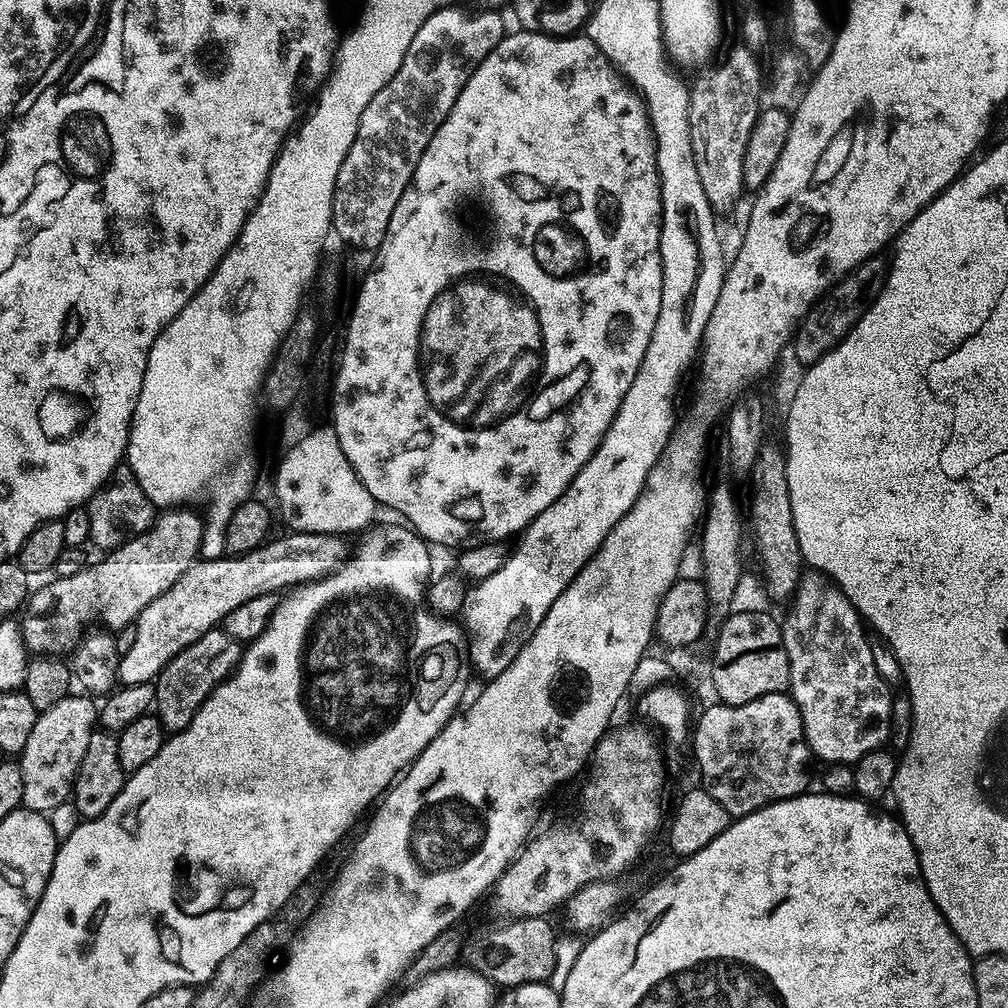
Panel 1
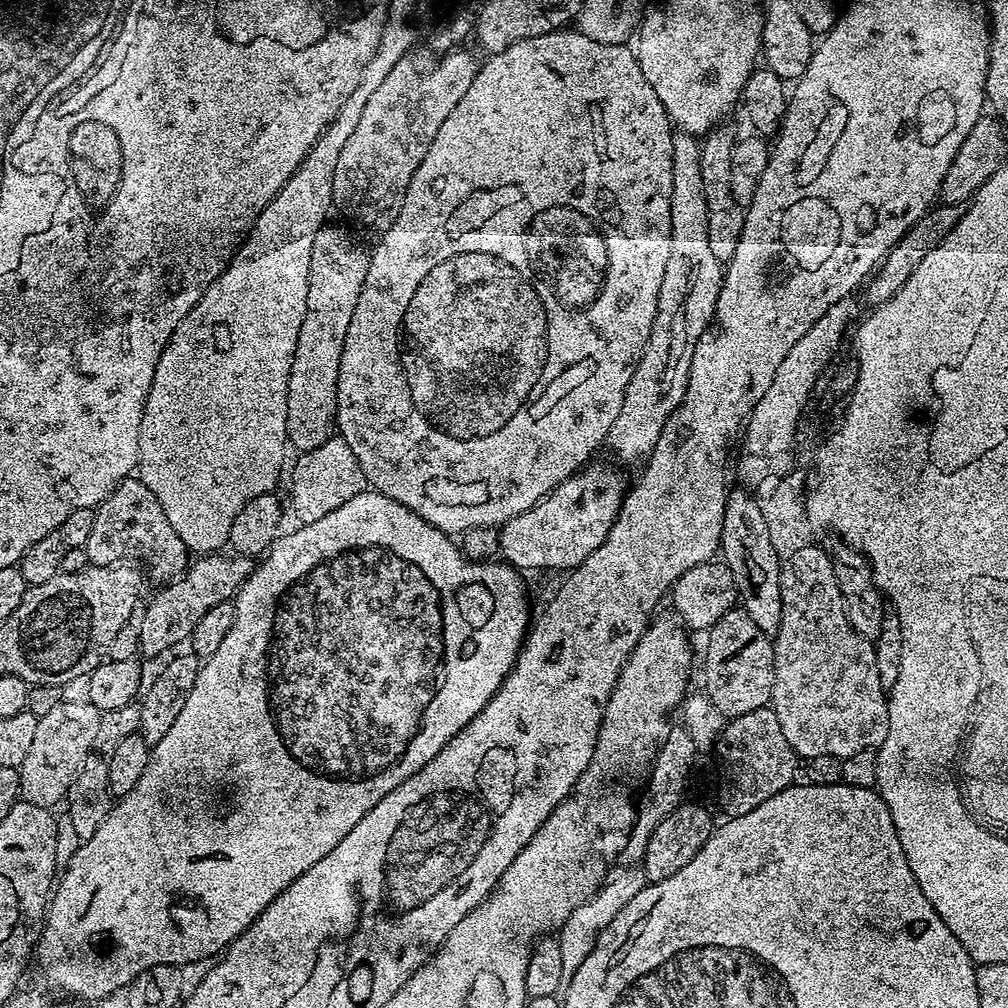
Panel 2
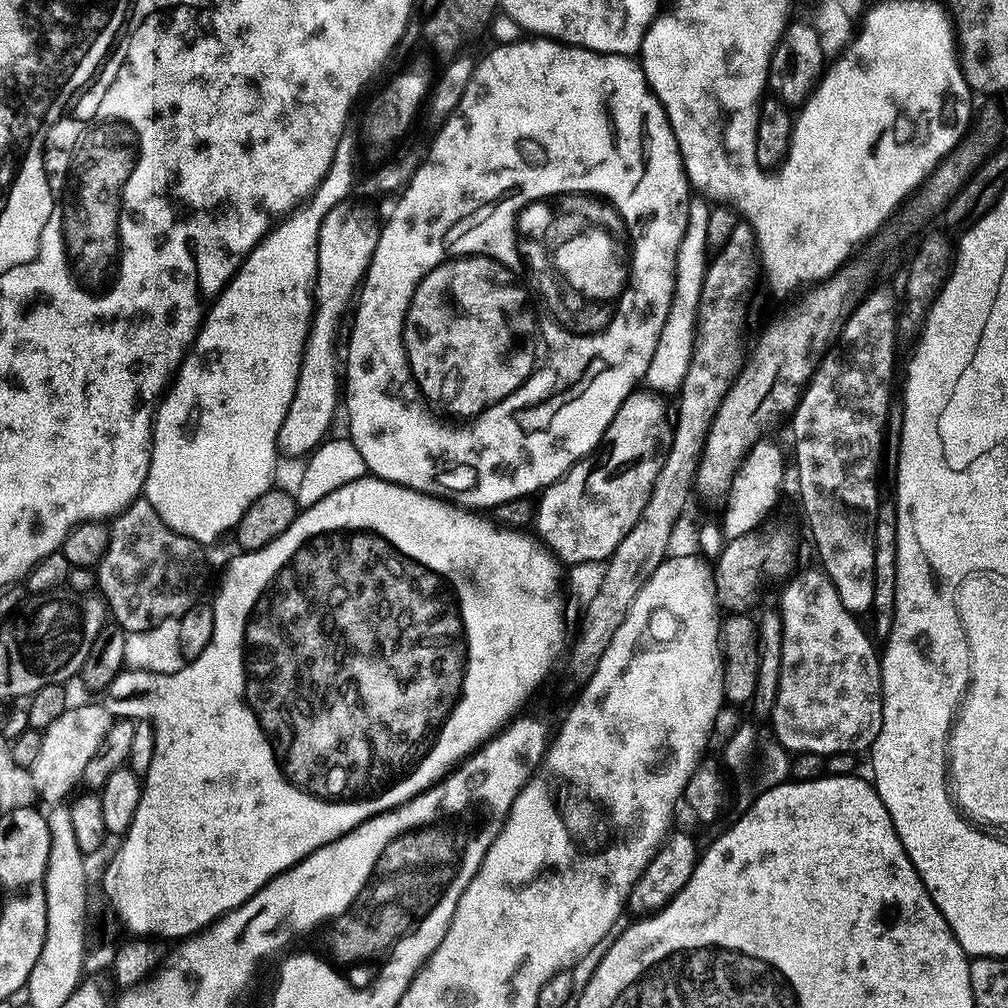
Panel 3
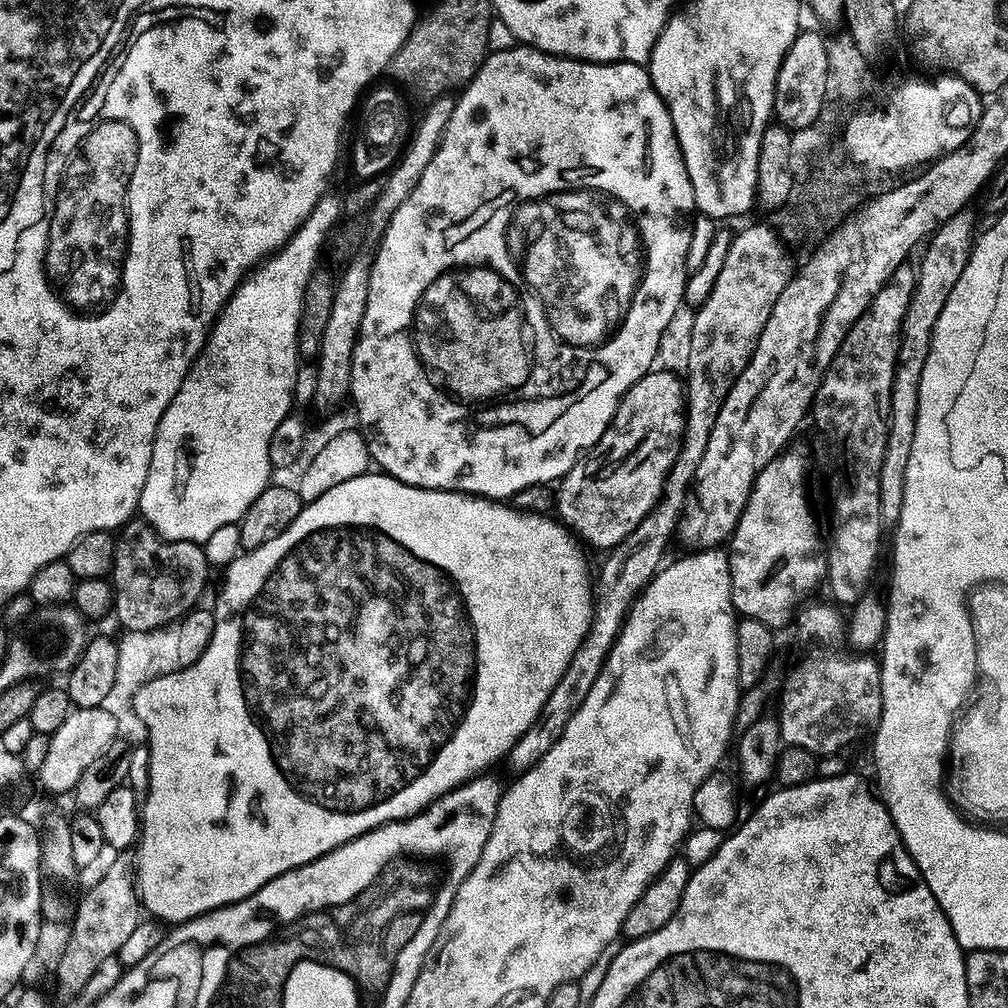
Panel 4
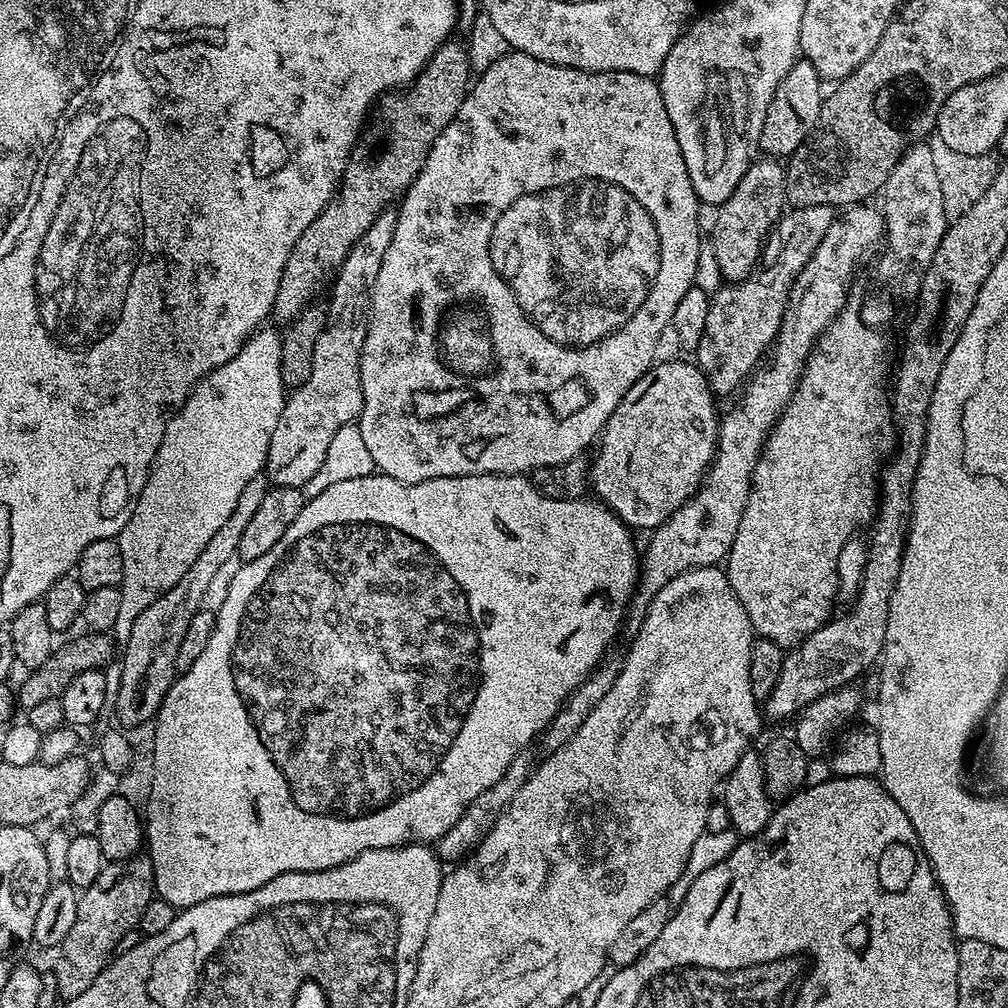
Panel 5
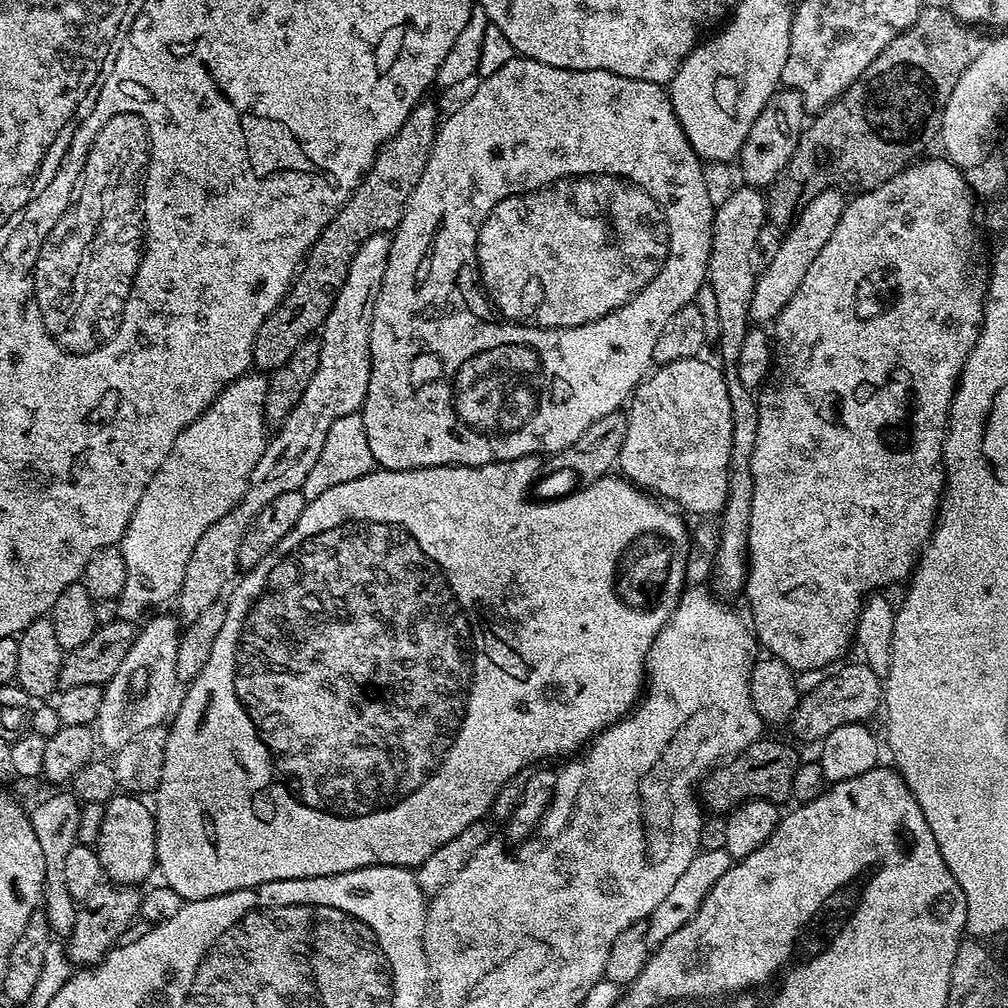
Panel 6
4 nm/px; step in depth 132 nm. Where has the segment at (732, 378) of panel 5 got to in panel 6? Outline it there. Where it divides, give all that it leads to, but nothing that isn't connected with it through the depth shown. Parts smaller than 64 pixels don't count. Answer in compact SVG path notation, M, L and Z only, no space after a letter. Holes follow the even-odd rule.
M827 188L822 190L807 206L801 210L794 223L783 233L784 241L776 248L772 261L756 276L756 288L753 290L751 307L751 319L757 325L764 326L775 321L776 315L794 298L798 286L802 286L802 278L806 278L806 270L810 270L810 262L818 258L822 246L830 240L830 234L834 234L834 226L844 213L846 196L839 188Z

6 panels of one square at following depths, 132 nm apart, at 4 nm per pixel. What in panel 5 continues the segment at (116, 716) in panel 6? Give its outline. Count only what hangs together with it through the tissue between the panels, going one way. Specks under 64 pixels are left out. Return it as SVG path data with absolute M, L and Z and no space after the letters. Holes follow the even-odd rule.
M261 474L246 482L246 490L238 498L238 506L234 506L234 514L222 522L222 527L206 542L206 550L194 558L194 566L182 574L180 581L170 590L166 590L138 618L134 618L130 638L123 645L124 662L120 672L118 692L114 694L114 708L119 716L131 726L140 726L151 721L160 711L161 702L176 677L176 659L182 646L182 638L186 638L186 630L190 626L190 618L205 607L204 595L212 588L216 575L231 560L237 559L238 542L242 538L242 530L250 523L250 518L258 511L262 498L266 498L270 487L267 475Z

